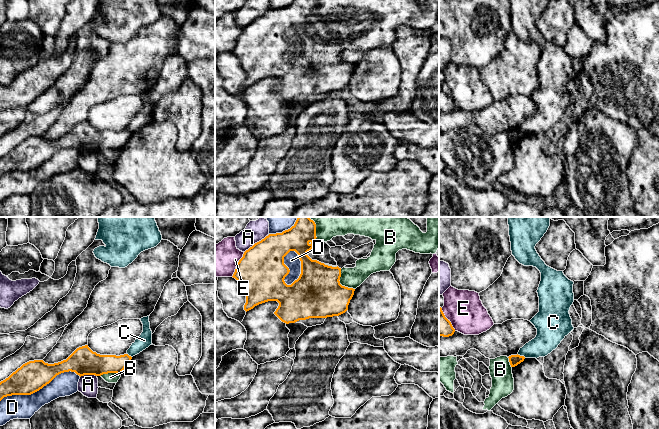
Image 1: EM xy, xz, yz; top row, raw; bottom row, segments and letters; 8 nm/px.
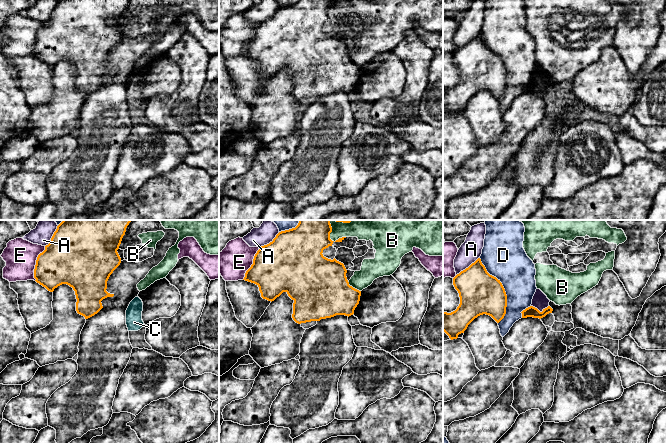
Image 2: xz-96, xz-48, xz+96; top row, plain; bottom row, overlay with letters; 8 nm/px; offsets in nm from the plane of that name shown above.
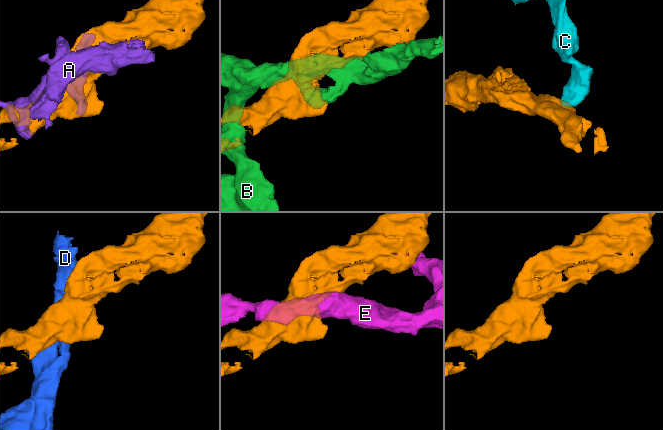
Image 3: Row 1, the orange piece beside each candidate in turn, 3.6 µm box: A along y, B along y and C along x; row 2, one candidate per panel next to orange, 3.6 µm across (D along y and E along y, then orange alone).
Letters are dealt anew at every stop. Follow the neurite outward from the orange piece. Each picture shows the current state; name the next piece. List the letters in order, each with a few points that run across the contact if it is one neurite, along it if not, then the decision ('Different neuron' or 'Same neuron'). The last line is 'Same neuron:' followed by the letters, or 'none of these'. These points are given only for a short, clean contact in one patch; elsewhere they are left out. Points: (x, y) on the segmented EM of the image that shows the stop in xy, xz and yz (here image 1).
A: Different neuron
B: Different neuron
C: Line: yz (517, 354), (525, 357). Different neuron
D: Different neuron
E: Different neuron
Same neuron: none of these

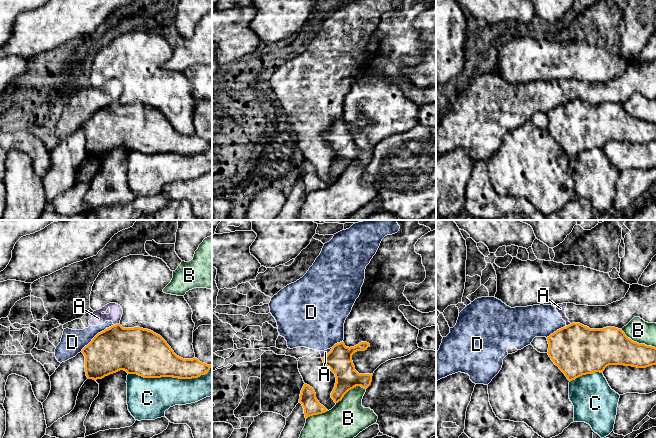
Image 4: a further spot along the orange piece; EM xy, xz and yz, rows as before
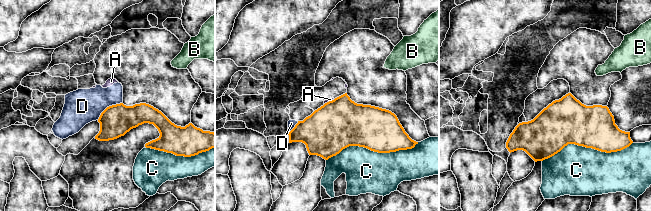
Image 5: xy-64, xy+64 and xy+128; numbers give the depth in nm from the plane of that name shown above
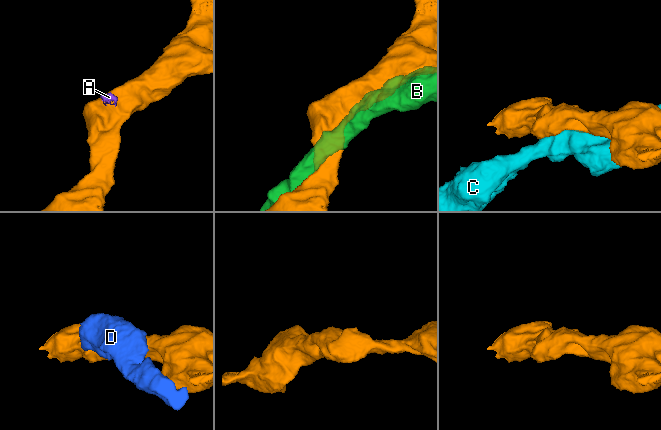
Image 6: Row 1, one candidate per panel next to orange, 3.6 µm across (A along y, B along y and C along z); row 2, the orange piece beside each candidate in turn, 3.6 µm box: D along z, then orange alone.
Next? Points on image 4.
A: Line: yz (570, 323), (565, 327). Different neuron
B: Different neuron
C: Different neuron
D: Different neuron
Same neuron: none of these

